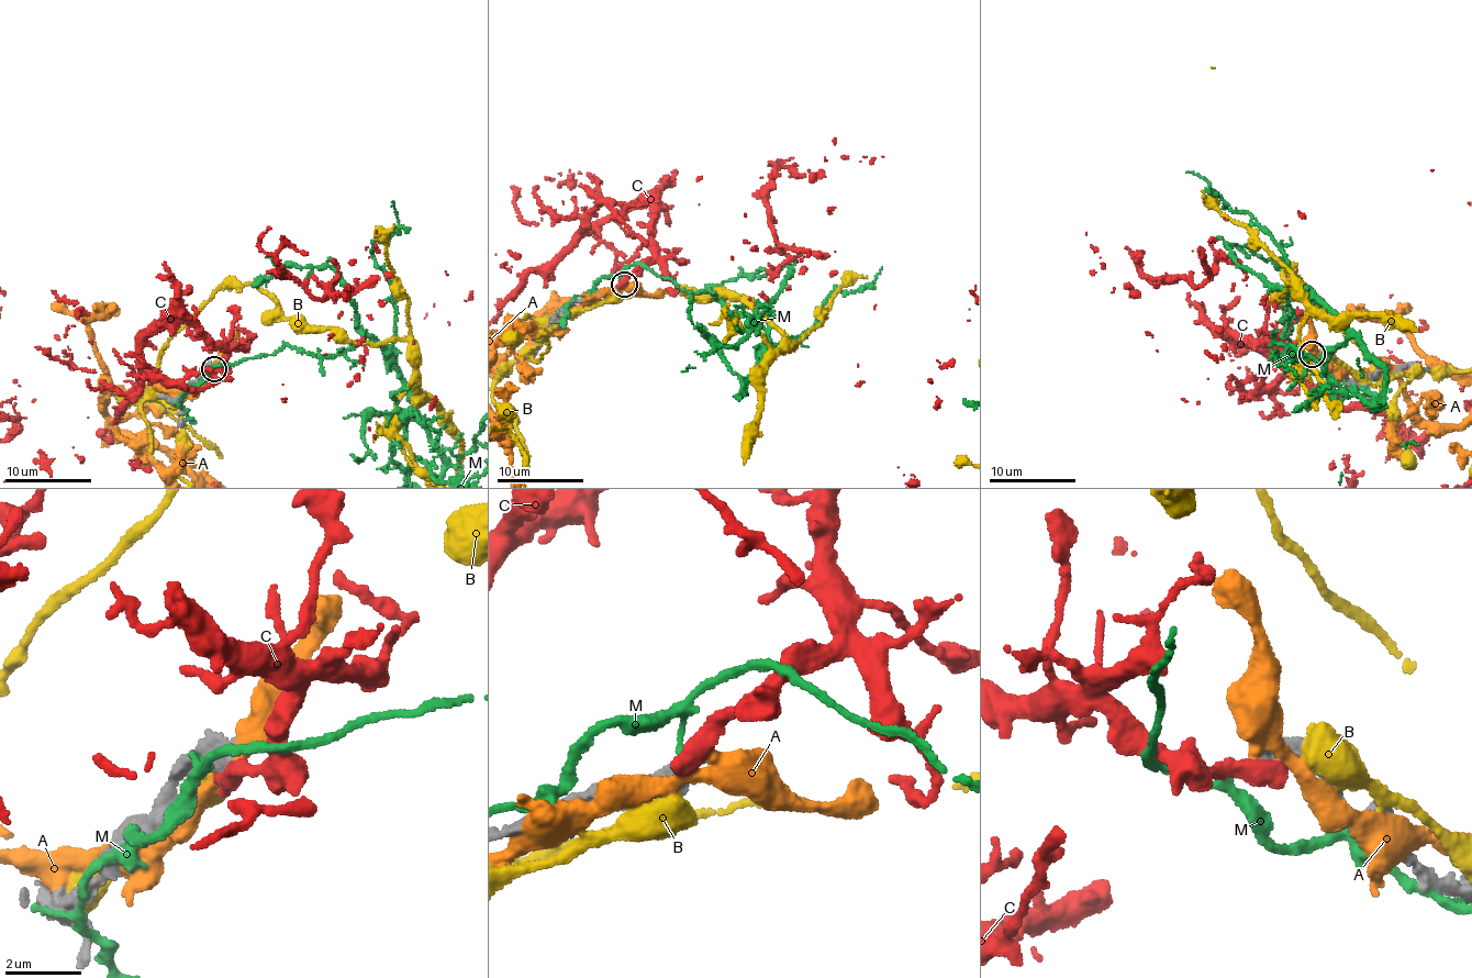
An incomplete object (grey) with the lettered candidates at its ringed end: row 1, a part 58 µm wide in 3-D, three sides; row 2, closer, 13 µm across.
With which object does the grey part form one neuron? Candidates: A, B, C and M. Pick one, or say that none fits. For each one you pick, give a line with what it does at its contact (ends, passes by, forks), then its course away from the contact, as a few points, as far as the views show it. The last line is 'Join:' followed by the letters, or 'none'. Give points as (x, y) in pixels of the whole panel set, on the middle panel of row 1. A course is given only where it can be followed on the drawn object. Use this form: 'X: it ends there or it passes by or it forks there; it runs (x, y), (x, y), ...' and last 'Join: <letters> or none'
Join: none

